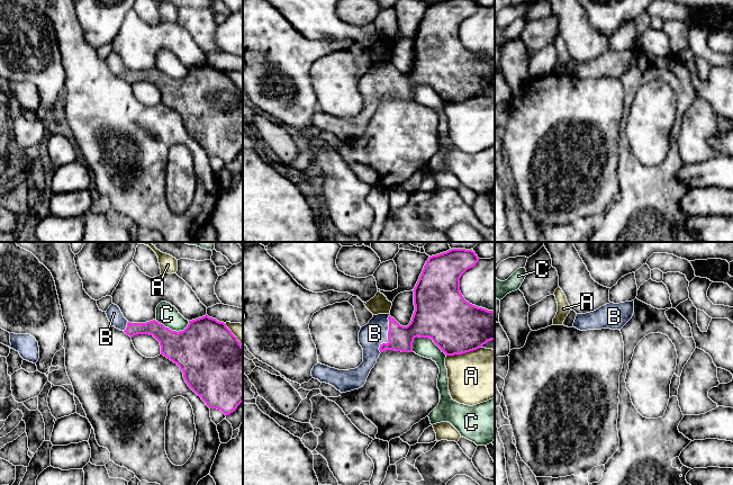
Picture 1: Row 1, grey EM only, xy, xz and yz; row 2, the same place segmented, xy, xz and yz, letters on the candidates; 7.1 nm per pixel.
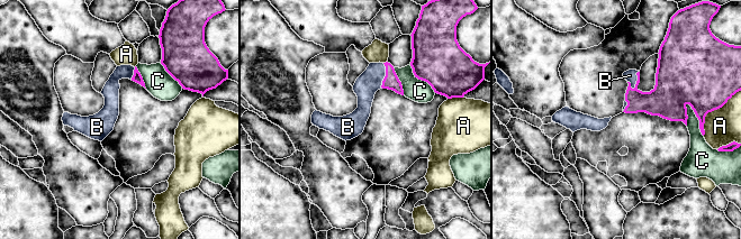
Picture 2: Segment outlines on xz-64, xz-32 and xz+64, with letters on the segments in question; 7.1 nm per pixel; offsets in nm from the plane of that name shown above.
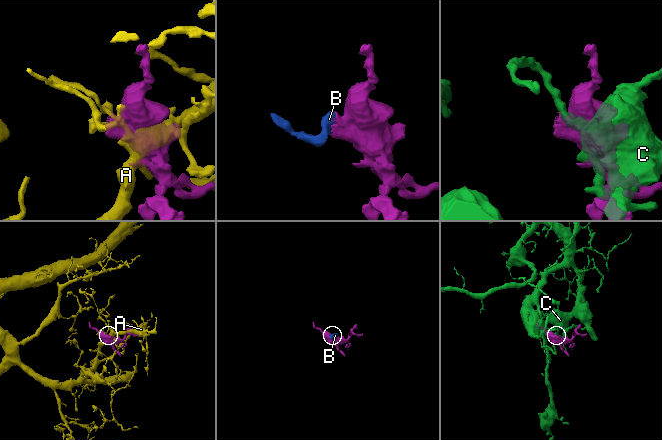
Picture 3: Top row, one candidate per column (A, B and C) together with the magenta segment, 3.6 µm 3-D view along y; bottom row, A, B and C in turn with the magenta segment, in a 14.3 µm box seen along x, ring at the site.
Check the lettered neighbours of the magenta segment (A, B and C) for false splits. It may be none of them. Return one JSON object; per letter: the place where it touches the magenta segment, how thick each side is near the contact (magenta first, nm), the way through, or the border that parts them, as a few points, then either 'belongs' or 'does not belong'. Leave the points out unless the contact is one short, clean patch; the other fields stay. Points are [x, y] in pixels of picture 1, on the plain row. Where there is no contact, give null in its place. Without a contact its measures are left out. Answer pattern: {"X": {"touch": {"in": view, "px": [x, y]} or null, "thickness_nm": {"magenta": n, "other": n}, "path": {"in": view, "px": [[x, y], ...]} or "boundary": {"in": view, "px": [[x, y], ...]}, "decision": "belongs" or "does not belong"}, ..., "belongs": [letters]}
{"A": {"touch": {"in": "xz", "px": [463, 100]}, "thickness_nm": {"magenta": 380, "other": 380}, "decision": "does not belong"}, "B": {"touch": {"in": "xz", "px": [388, 83]}, "thickness_nm": {"magenta": 180, "other": 180}, "path": {"in": "xz", "px": [[400, 86], [388, 83], [374, 81]]}, "decision": "belongs"}, "C": {"touch": {"in": "xz", "px": [430, 86]}, "thickness_nm": {"magenta": 380, "other": 140}, "decision": "does not belong"}, "belongs": ["B"]}

